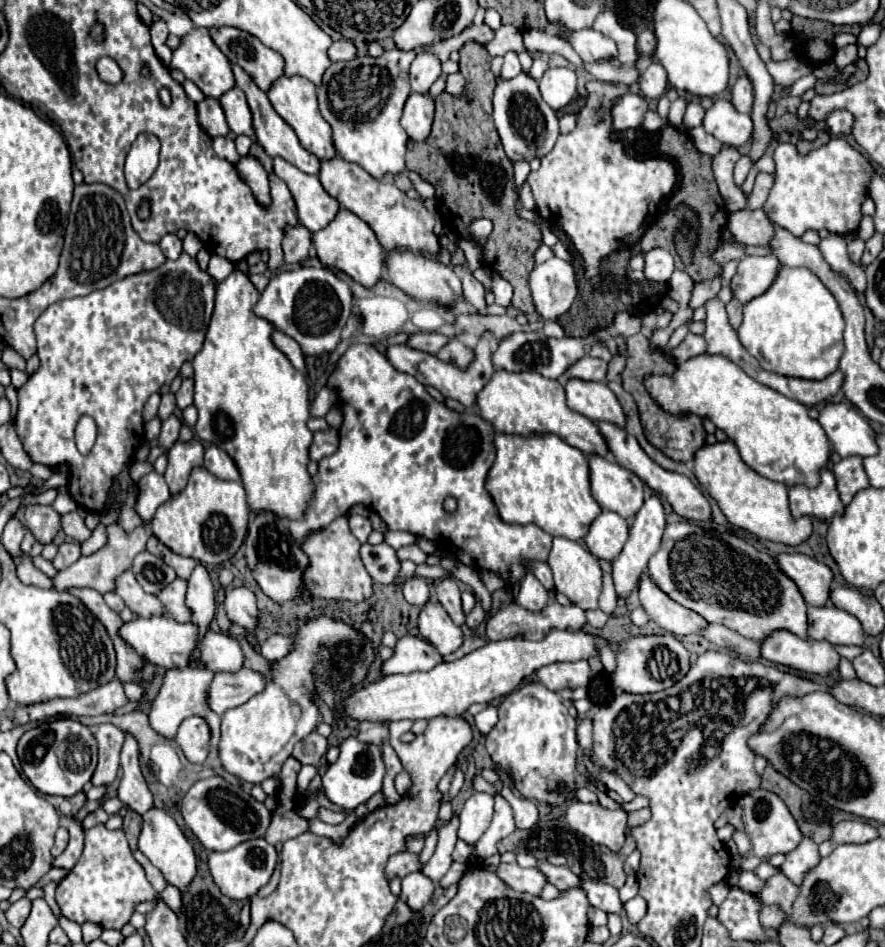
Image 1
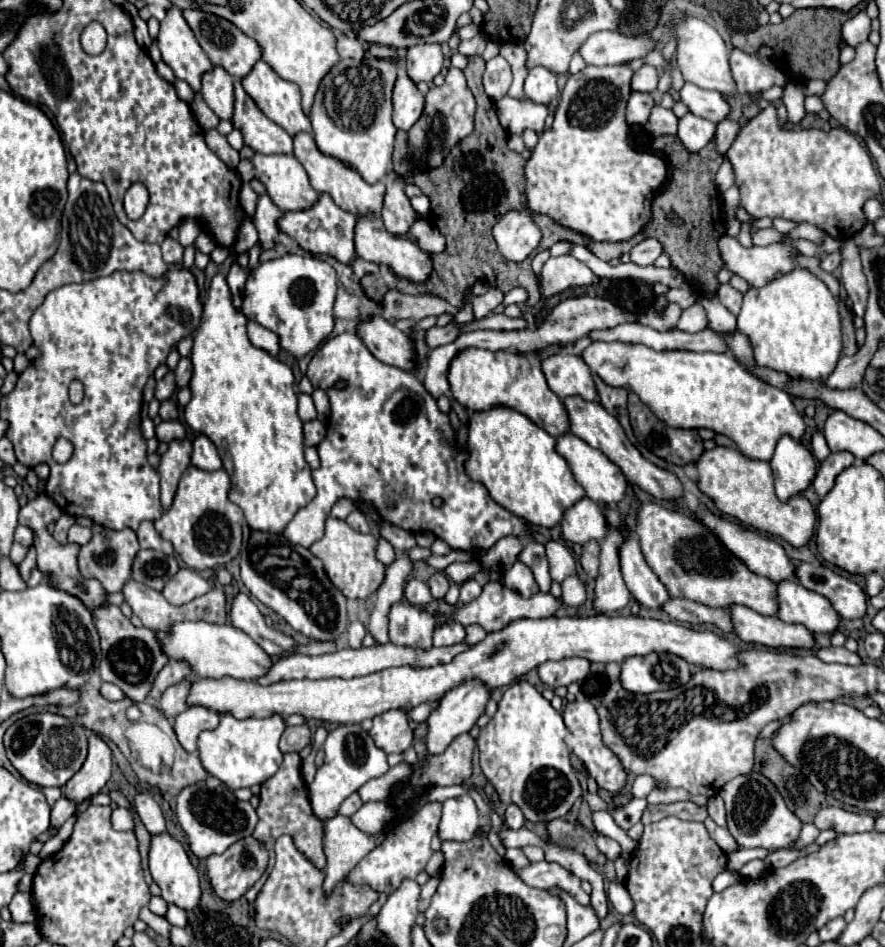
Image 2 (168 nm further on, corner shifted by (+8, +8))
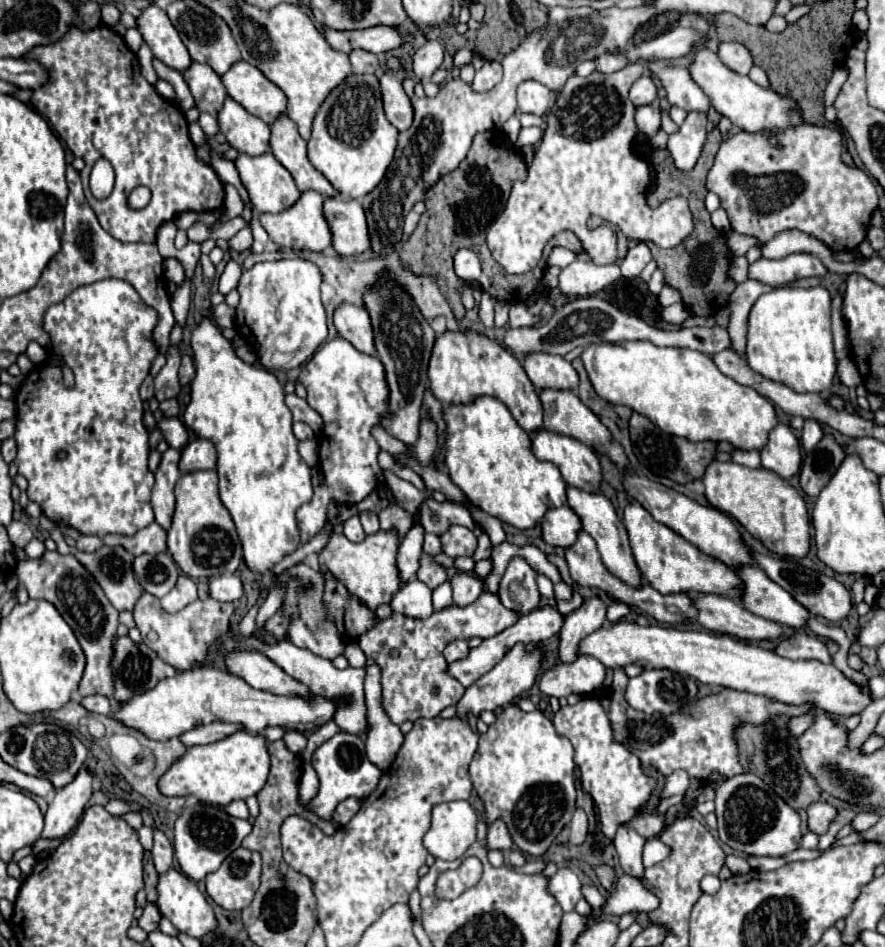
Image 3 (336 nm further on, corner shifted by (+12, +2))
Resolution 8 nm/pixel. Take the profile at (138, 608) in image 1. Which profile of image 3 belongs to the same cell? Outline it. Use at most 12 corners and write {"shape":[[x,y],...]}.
{"shape":[[145,592],[143,642],[179,672],[203,666],[233,604],[207,598],[169,614]]}

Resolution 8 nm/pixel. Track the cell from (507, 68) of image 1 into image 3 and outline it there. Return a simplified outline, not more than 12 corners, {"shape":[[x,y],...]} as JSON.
{"shape":[[485,62],[473,90],[487,92],[501,80],[501,64]]}

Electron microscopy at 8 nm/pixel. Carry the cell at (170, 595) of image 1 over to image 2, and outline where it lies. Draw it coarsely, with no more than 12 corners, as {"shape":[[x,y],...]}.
{"shape":[[179,570],[163,588],[175,604],[187,604],[211,590],[195,570]]}

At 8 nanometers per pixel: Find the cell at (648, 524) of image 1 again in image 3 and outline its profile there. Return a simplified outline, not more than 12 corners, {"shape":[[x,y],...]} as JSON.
{"shape":[[587,600],[559,632],[559,660],[571,664],[579,642],[605,624],[605,604]]}

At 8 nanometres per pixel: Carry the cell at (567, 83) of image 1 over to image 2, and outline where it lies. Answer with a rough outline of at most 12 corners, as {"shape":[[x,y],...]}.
{"shape":[[545,66],[531,68],[525,96],[549,104],[559,94],[557,76]]}

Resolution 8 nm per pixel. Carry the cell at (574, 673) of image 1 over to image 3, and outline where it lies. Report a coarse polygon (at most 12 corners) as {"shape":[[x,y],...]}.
{"shape":[[581,654],[539,678],[547,696],[589,694],[601,688],[605,664]]}

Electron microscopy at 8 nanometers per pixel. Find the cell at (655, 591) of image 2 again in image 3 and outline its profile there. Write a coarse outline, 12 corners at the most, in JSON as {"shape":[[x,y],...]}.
{"shape":[[567,486],[567,506],[607,570],[641,586],[627,530],[601,492]]}

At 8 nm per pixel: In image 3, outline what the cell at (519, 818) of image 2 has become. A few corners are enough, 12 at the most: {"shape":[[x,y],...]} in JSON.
{"shape":[[501,820],[487,826],[485,848],[507,852],[513,848]]}

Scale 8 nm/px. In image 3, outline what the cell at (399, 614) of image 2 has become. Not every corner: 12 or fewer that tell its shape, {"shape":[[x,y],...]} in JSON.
{"shape":[[485,590],[425,620],[393,614],[359,638],[393,724],[465,694],[443,648],[519,616]]}

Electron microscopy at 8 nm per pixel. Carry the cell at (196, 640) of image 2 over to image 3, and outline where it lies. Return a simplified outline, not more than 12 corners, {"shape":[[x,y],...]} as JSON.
{"shape":[[257,650],[227,654],[229,672],[259,690],[311,698],[311,690]]}

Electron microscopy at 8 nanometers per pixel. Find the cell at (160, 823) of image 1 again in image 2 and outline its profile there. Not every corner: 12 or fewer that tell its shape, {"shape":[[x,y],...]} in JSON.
{"shape":[[169,832],[151,834],[149,870],[165,902],[195,908],[199,874]]}

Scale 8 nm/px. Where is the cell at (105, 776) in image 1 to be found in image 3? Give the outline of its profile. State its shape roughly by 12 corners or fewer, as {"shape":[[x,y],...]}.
{"shape":[[81,768],[57,790],[41,838],[63,840],[93,794],[93,774]]}

